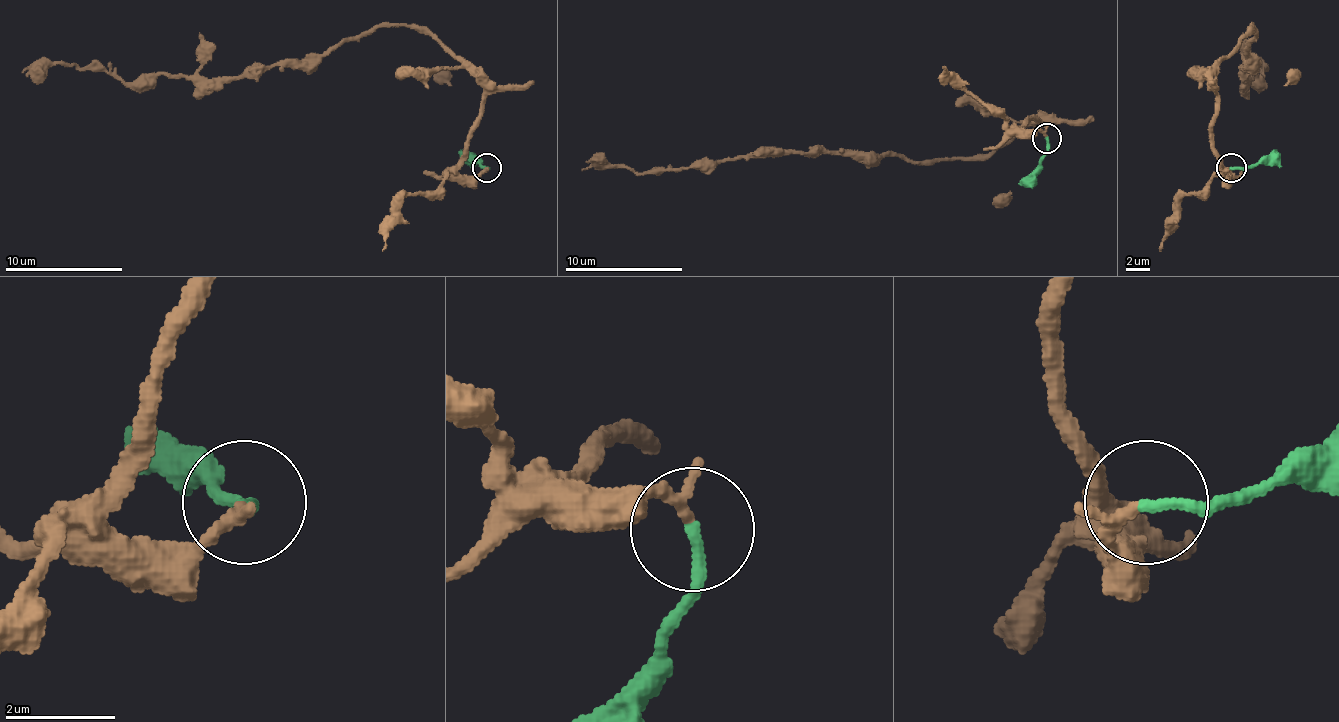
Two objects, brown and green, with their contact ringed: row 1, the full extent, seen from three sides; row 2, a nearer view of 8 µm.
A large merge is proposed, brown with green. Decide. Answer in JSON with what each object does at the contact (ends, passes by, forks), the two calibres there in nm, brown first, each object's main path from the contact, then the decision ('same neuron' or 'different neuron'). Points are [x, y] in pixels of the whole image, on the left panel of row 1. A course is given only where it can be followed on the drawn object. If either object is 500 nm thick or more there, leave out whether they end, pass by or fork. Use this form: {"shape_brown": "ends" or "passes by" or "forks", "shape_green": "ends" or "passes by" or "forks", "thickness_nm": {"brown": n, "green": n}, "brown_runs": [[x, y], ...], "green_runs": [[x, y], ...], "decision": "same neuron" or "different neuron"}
{"shape_brown": "passes by", "shape_green": "ends", "thickness_nm": {"brown": 160, "green": 200}, "brown_runs": [[486, 168], [456, 171], [483, 83], [404, 24], [236, 77], [122, 83], [40, 62], [25, 77]], "green_runs": [[486, 168], [459, 150]], "decision": "same neuron"}

